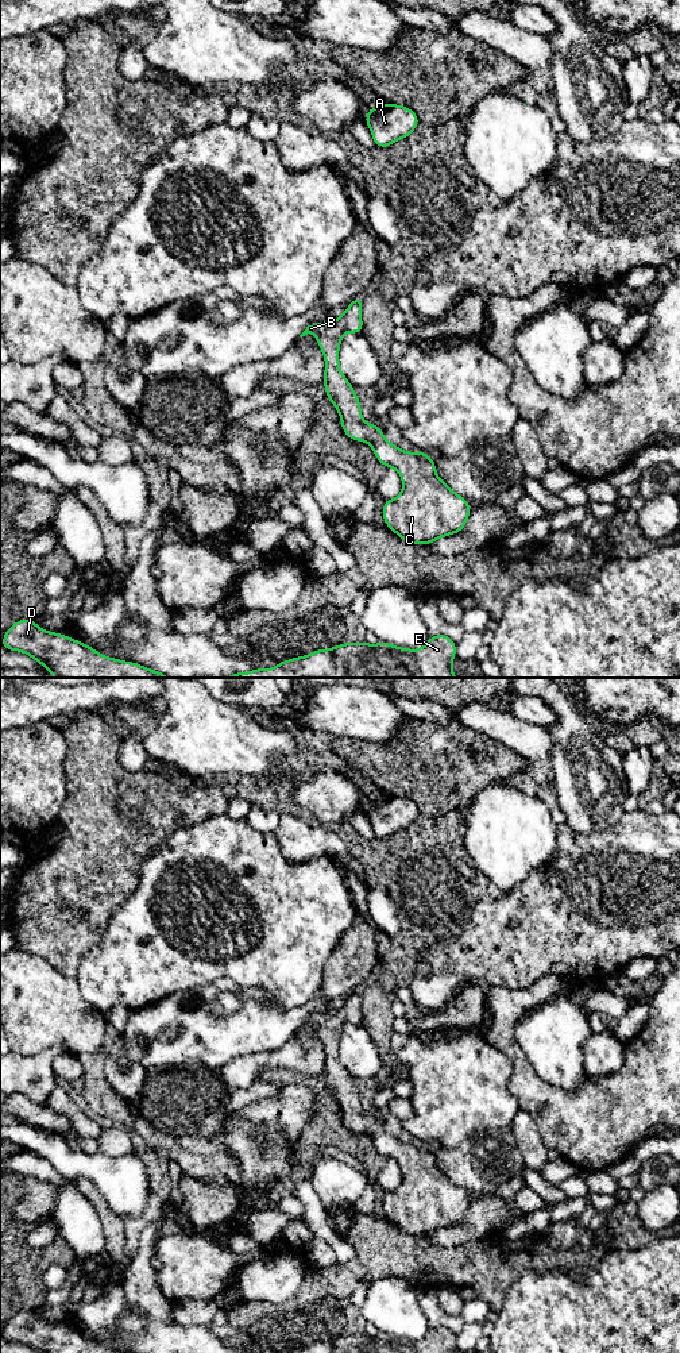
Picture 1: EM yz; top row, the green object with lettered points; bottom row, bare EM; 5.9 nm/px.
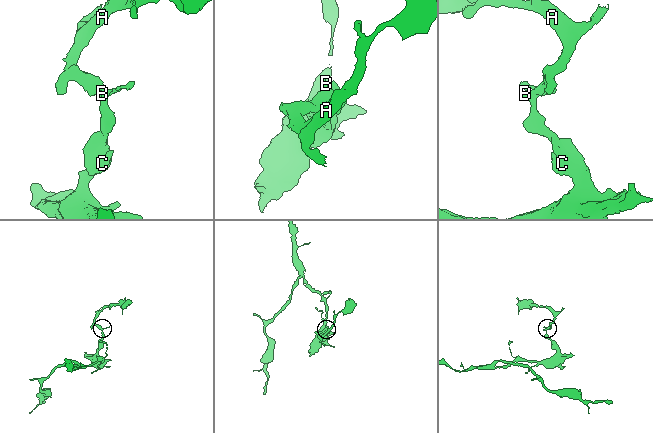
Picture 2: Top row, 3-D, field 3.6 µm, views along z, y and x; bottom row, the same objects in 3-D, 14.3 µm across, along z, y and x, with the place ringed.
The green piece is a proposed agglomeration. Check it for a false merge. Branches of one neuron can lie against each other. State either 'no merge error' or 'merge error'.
no merge error

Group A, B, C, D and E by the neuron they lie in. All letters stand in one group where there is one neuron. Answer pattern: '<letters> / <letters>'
A B C D E

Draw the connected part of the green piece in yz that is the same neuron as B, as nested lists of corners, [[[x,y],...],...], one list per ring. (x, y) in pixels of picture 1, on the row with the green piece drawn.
[[[359,296],[337,320],[313,323],[300,336],[314,334],[317,338],[327,363],[327,398],[336,406],[344,433],[352,440],[367,442],[378,460],[395,469],[402,478],[401,494],[383,502],[385,524],[407,543],[430,544],[460,532],[467,524],[471,505],[437,477],[430,455],[402,451],[385,439],[383,429],[376,424],[363,420],[360,401],[339,366],[343,335],[363,331],[362,304]]]

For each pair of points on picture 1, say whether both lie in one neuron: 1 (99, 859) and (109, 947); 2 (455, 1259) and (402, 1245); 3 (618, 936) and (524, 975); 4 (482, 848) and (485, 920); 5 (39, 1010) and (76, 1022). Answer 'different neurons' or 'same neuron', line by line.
1: different neurons
2: same neuron
3: same neuron
4: different neurons
5: same neuron

